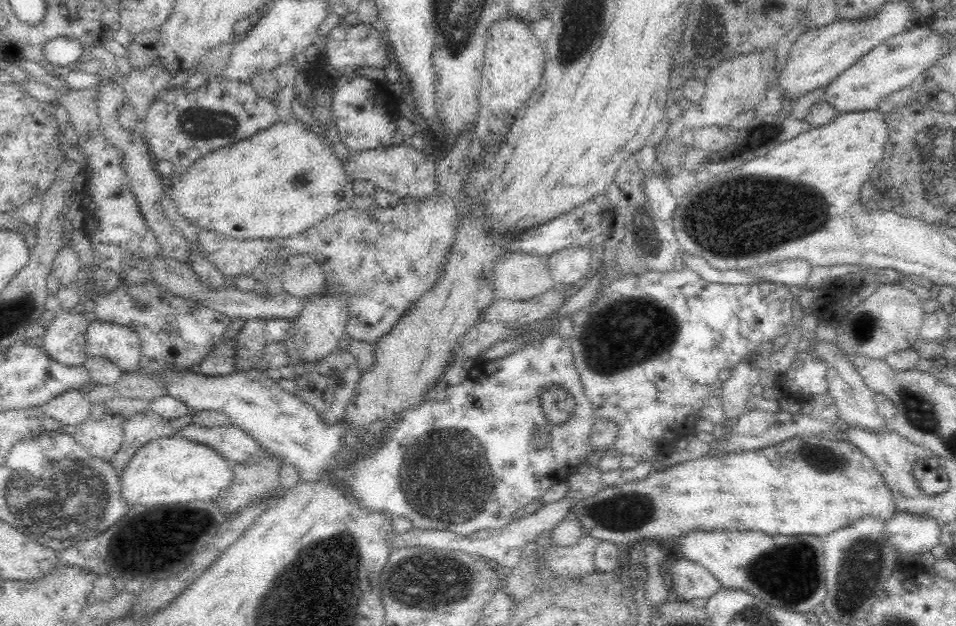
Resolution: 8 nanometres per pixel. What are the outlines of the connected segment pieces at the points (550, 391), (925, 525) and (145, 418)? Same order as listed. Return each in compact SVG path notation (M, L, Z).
M550 385L541 392L541 407L552 424L564 424L570 420L574 410L574 397L562 387Z
M894 513L892 518L886 521L886 537L890 545L896 549L899 557L914 556L915 554L930 556L931 550L940 545L940 525L934 519L920 514Z
M150 408L136 411L123 421L124 442L120 450L112 457L111 463L117 470L126 468L135 452L148 441L160 437L171 437L185 426L194 423L194 412L190 410L186 416L177 419L162 419Z

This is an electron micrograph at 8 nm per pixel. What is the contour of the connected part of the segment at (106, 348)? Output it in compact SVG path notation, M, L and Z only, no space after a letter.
M90 316L85 337L87 356L107 358L125 372L132 372L138 367L142 353L141 340L130 328L100 322Z

